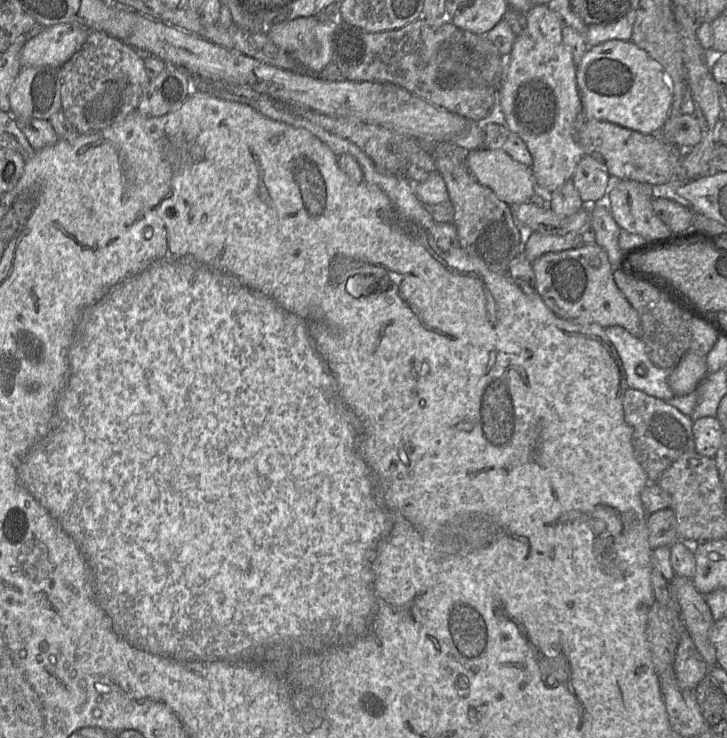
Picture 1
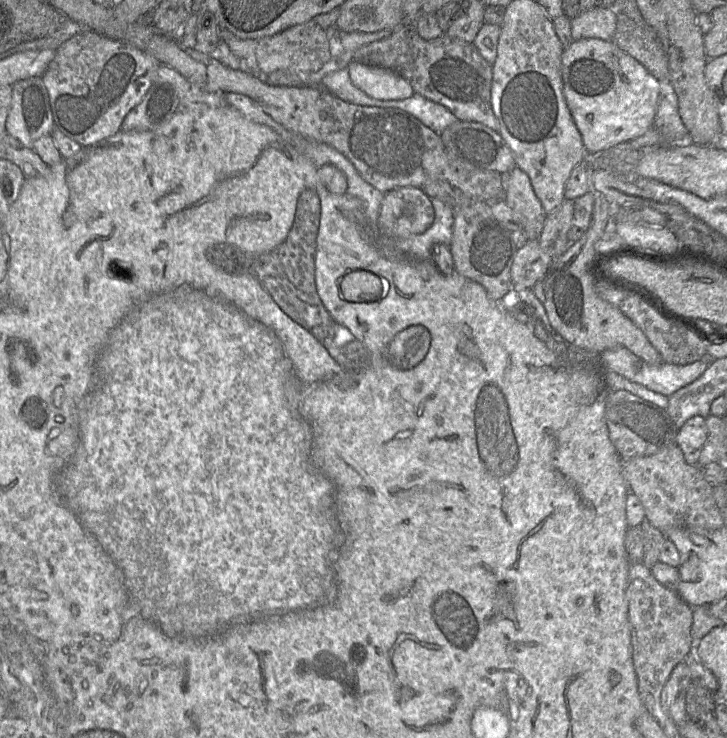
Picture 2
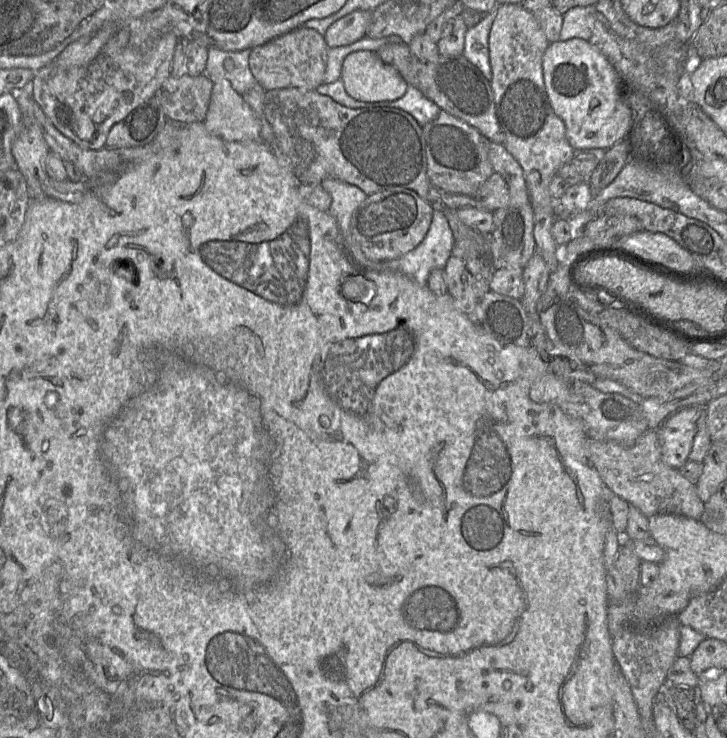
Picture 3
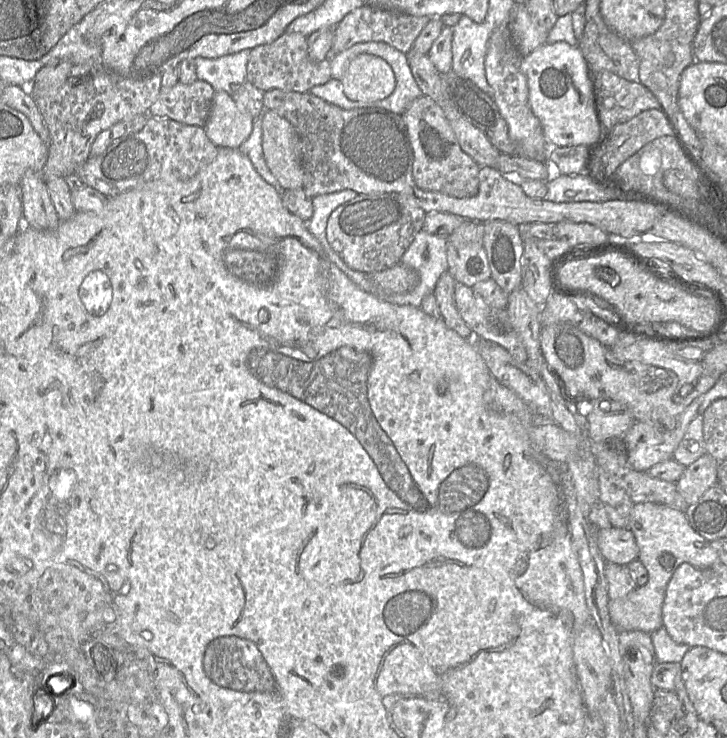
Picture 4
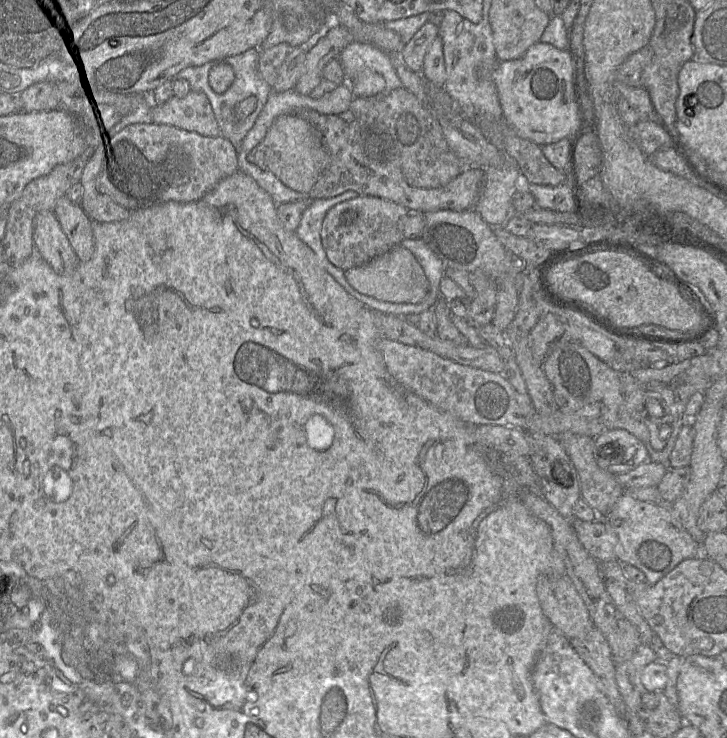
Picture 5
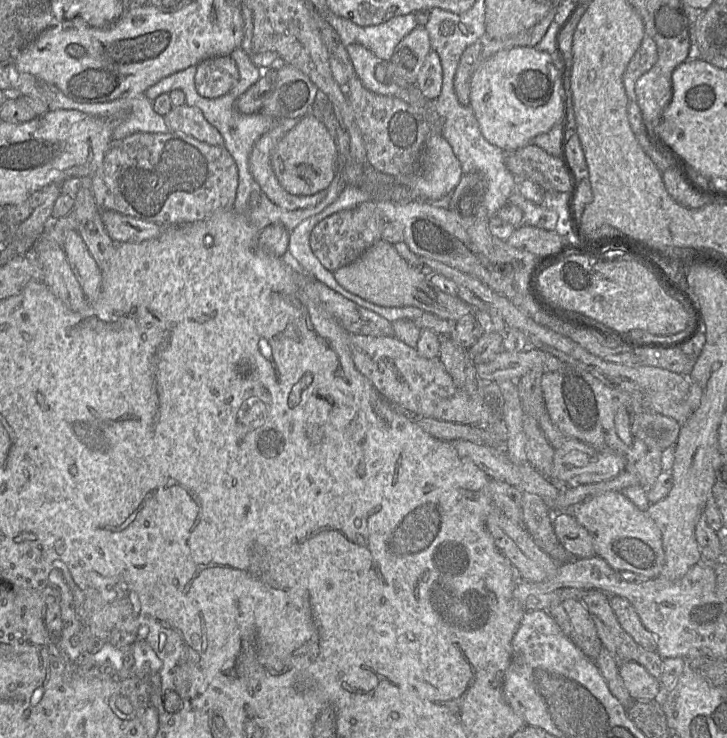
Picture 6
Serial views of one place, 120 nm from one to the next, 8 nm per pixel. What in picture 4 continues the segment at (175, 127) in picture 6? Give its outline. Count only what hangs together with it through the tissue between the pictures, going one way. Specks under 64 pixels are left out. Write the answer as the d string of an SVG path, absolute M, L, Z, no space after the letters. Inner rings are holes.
M197 79L191 84L177 82L172 88L161 89L148 114L204 128L214 94L213 87L203 80Z

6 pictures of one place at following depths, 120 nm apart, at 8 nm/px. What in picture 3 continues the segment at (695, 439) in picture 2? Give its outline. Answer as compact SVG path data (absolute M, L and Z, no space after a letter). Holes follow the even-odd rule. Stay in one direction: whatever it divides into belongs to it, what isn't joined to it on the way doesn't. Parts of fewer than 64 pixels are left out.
M708 404L683 407L672 413L656 429L661 444L663 462L680 468L688 461L693 439L697 429L697 420Z

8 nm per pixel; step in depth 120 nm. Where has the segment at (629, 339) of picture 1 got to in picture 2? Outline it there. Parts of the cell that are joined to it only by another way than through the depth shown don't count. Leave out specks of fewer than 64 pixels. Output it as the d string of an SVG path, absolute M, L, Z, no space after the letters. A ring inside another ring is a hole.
M625 347L606 350L600 354L599 366L613 371L628 380L645 386L651 391L669 397L677 390L692 383L707 369L708 364L696 361L686 365L643 362Z

